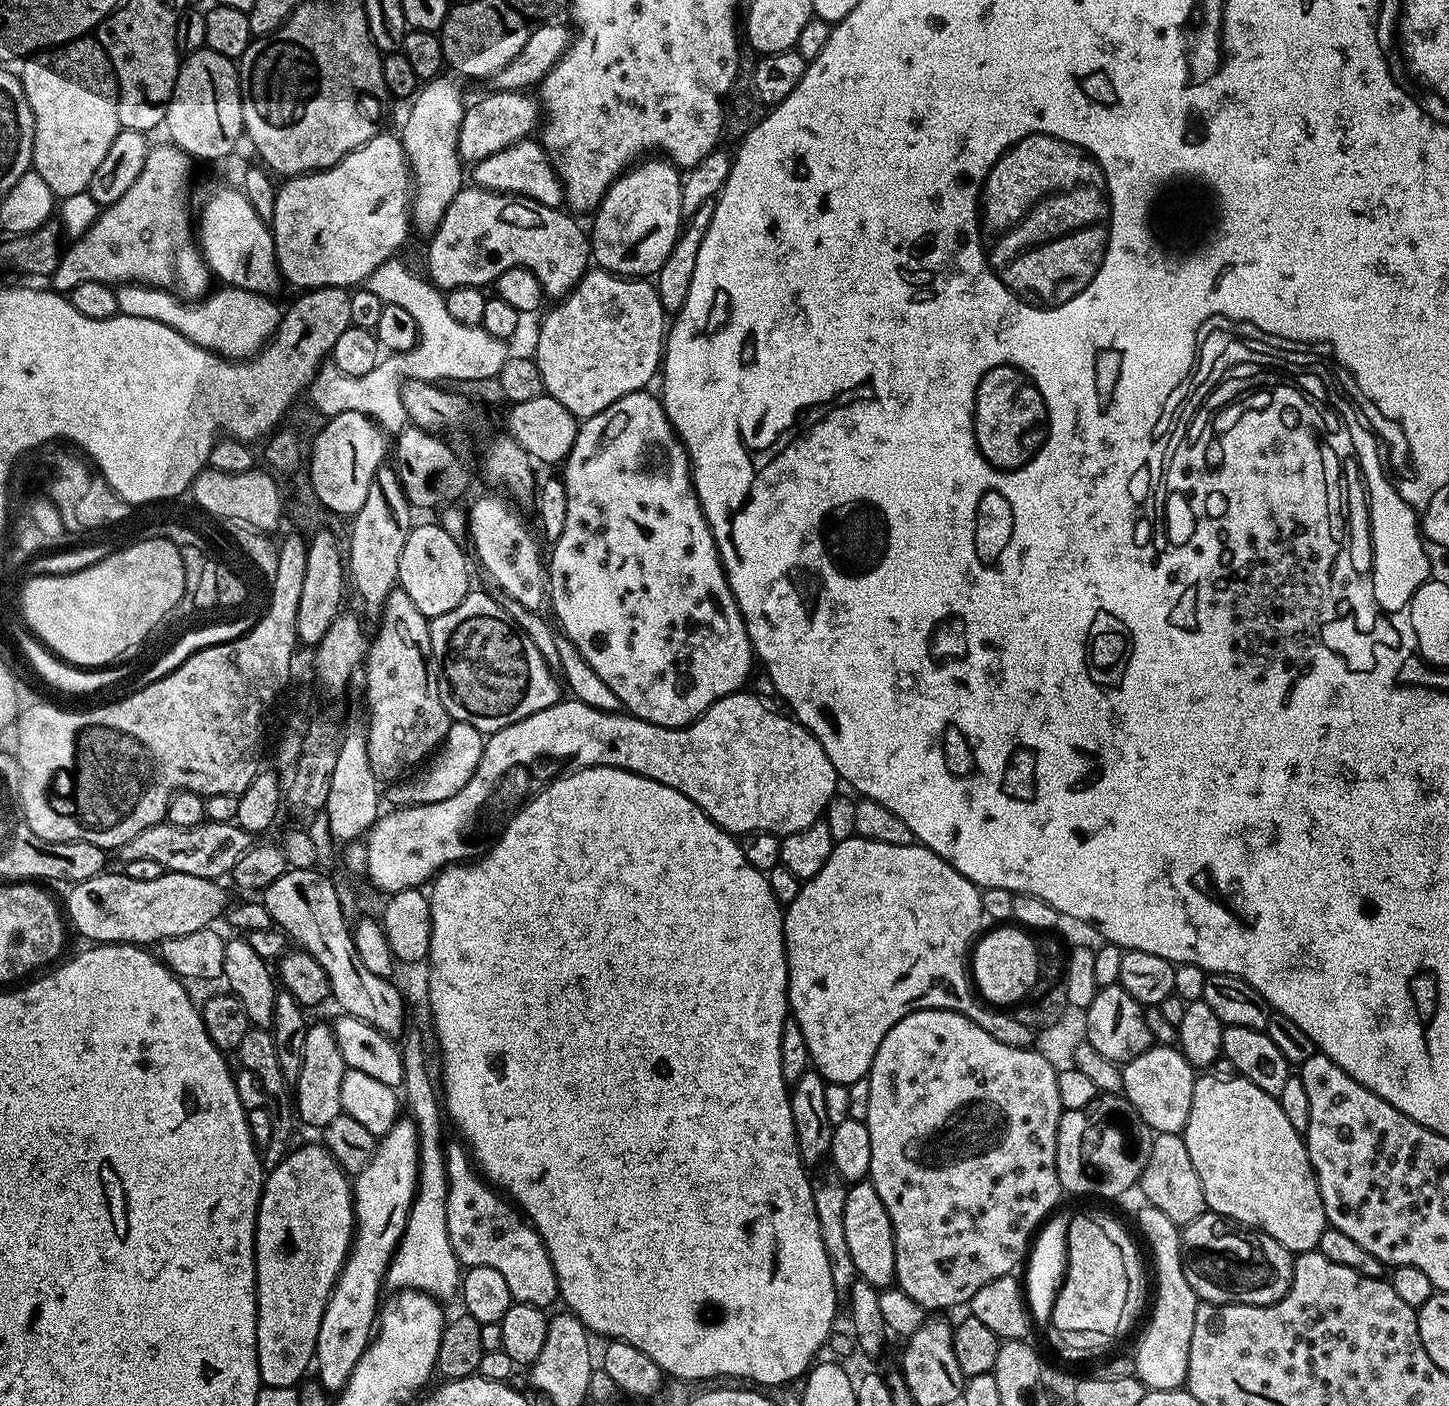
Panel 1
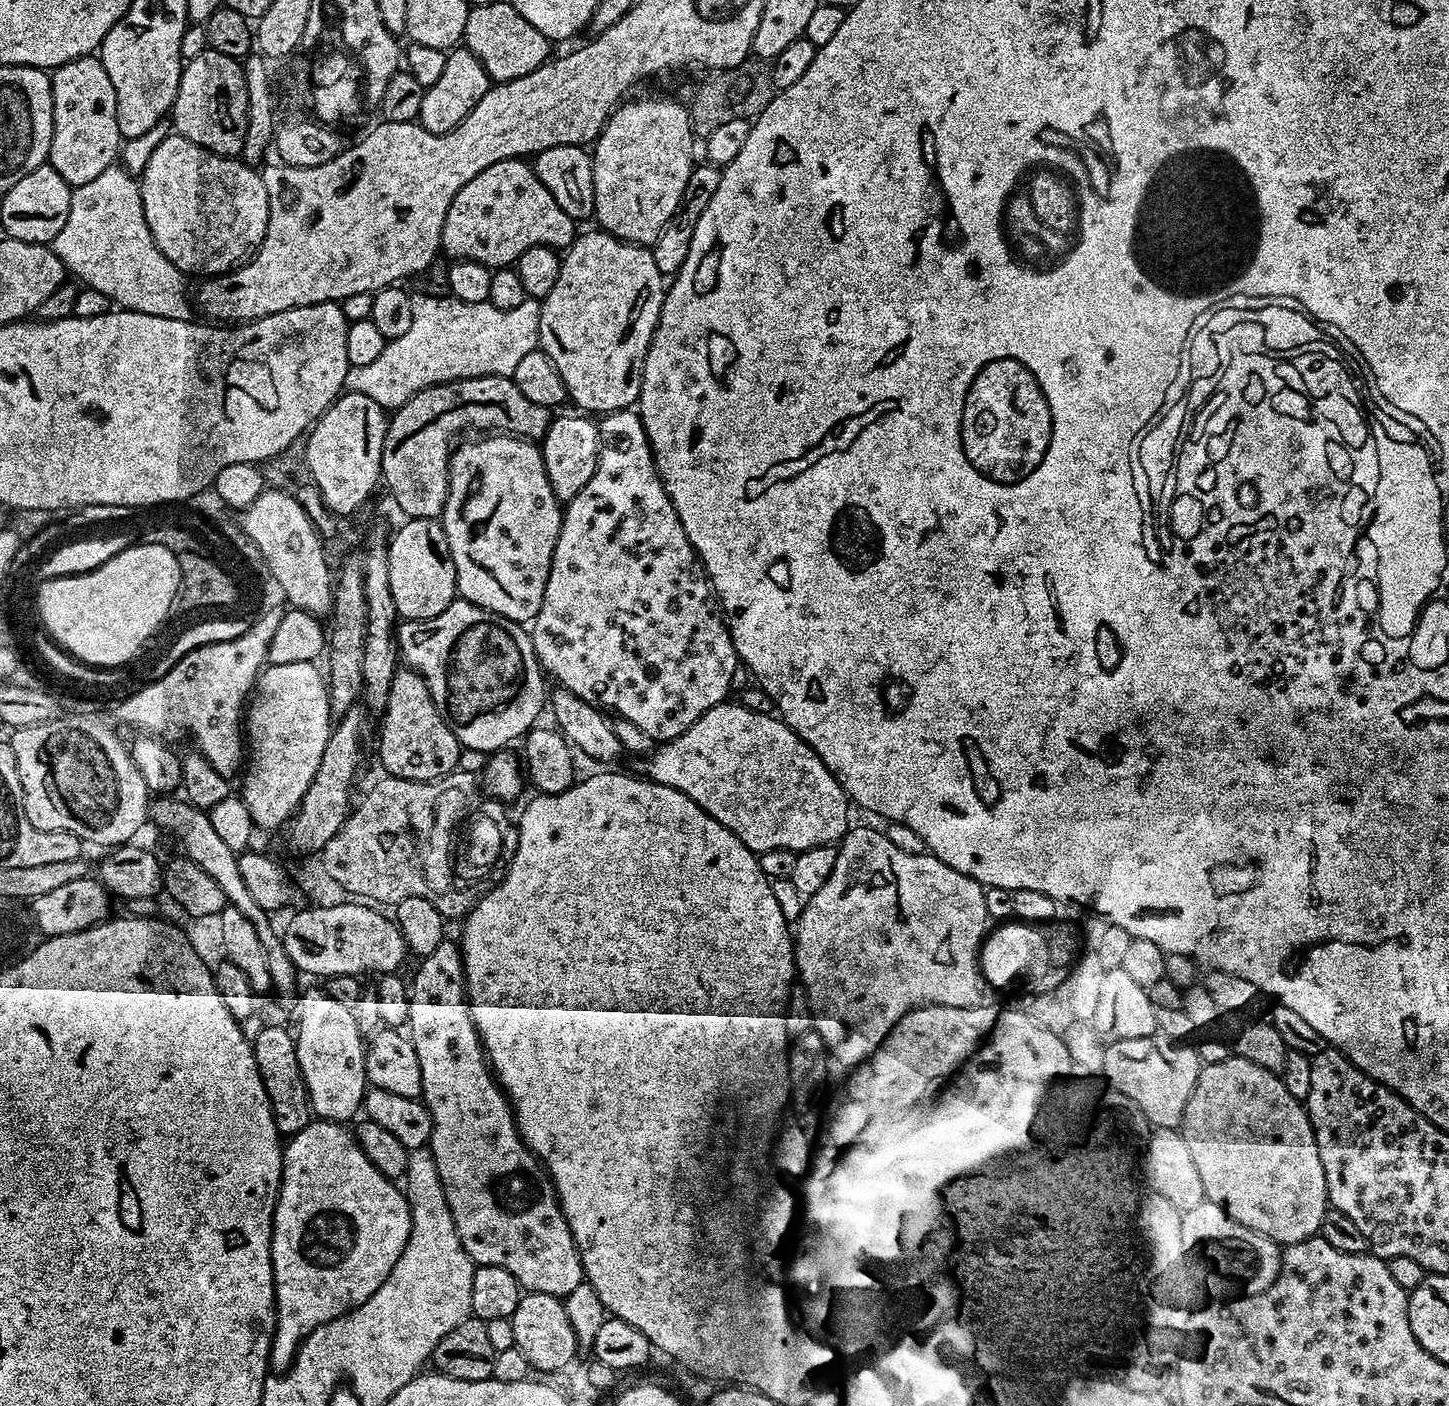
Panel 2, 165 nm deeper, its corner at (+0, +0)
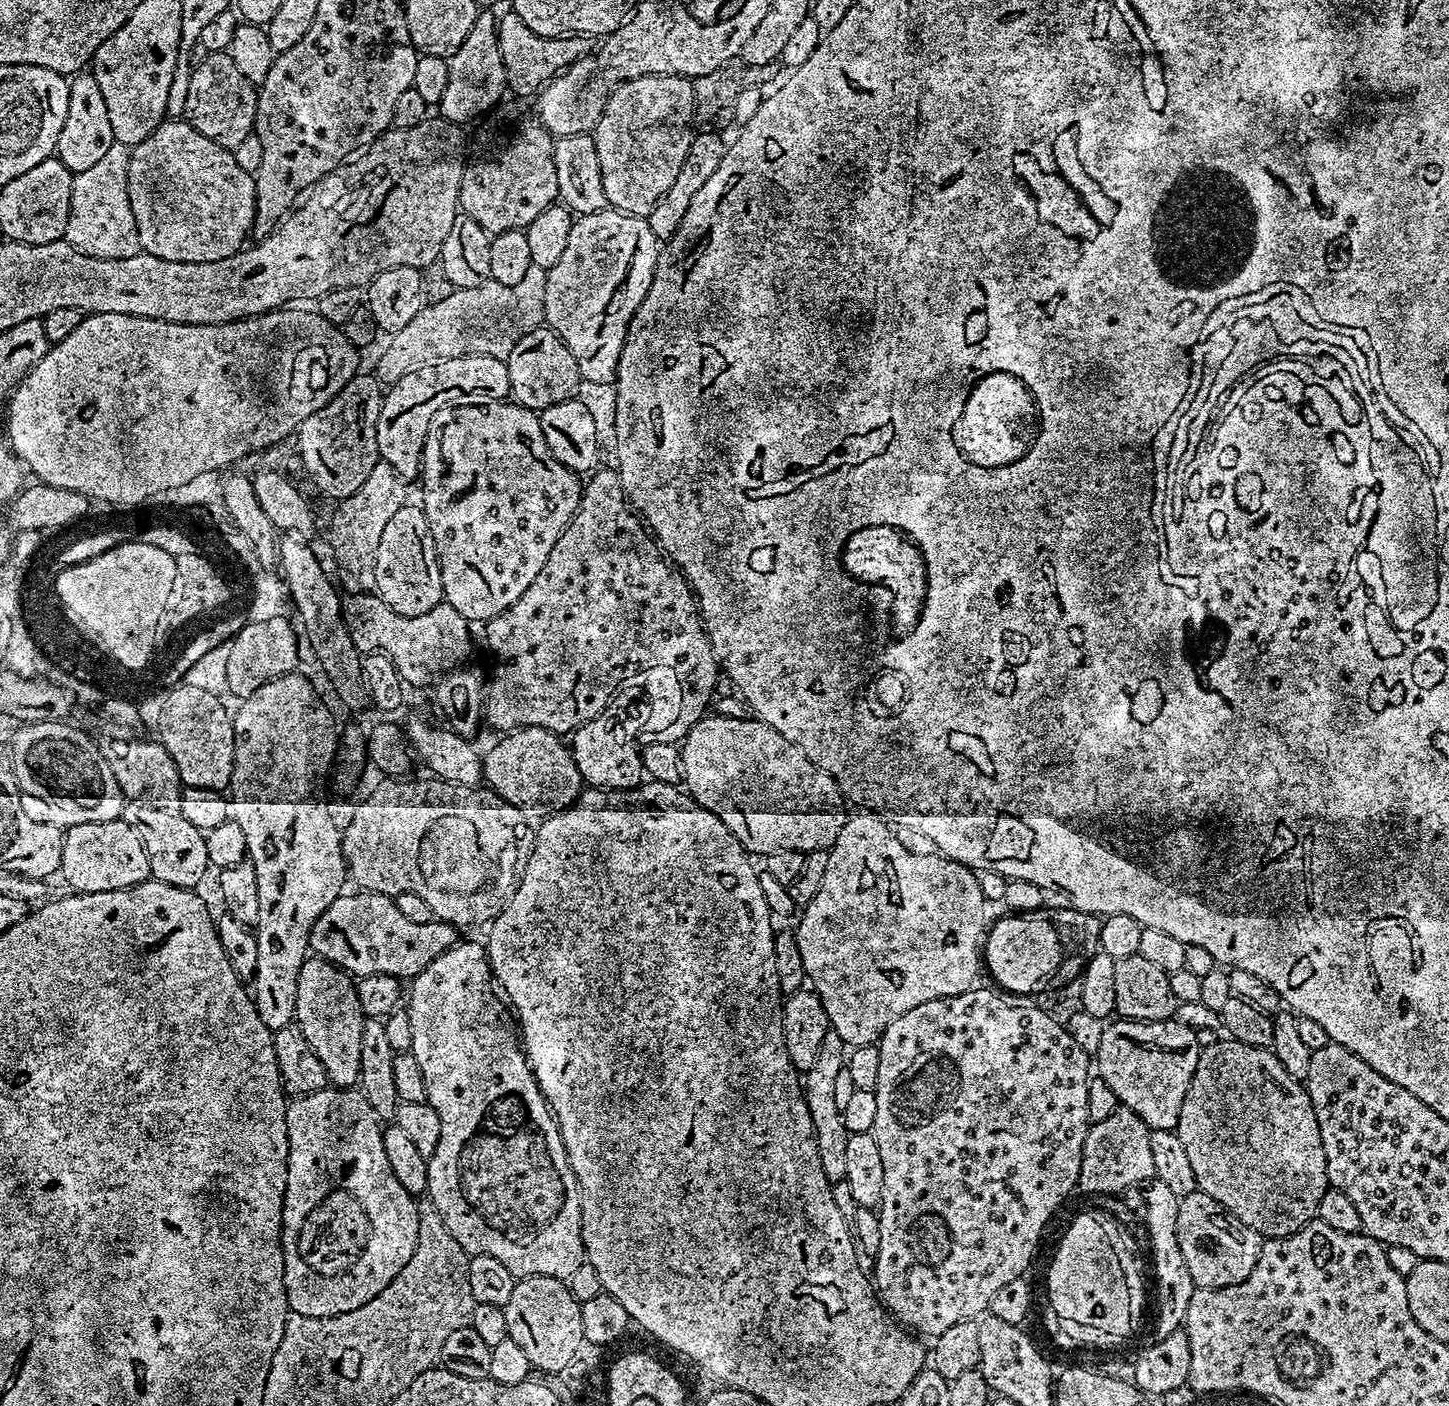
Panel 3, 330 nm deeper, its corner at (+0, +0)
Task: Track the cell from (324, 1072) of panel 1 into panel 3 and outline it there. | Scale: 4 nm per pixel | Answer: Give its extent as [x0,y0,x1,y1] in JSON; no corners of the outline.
[295,958,366,1088]

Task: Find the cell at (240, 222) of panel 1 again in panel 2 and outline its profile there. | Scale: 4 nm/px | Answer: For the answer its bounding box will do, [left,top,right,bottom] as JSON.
[138,134,268,278]

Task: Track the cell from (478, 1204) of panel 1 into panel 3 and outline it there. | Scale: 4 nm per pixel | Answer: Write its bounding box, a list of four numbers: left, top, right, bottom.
[406,942,586,1282]

